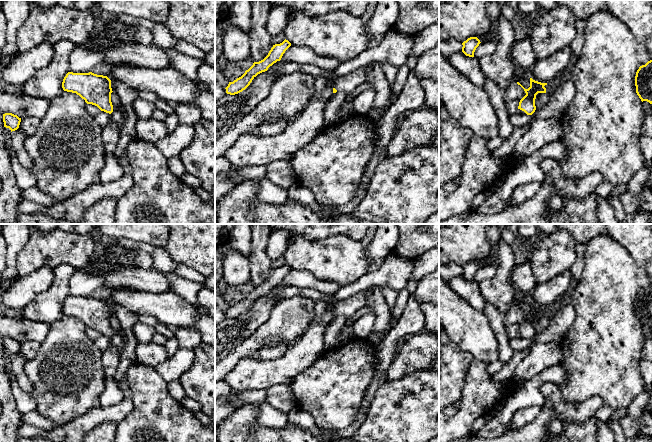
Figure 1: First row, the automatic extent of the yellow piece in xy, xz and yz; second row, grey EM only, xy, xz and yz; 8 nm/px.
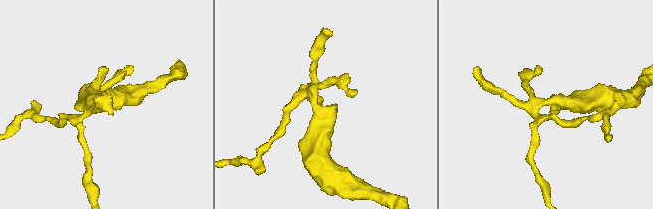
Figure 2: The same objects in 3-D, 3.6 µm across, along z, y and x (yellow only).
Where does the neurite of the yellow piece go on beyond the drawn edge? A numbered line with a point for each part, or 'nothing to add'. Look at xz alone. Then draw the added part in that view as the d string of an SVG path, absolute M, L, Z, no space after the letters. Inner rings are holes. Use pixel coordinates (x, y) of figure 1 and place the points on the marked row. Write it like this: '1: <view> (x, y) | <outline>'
1: xz (348, 83) | M365 65L364 67L361 67L350 74L336 78L333 82L333 88L335 88L337 91L345 92L346 94L351 93L358 86L366 83L367 66L368 65Z

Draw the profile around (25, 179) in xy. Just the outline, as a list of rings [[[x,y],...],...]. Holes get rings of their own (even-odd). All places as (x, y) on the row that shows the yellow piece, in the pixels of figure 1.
[[[7,146],[7,150],[11,159],[12,168],[14,175],[16,177],[17,185],[22,189],[29,189],[32,187],[37,187],[37,179],[32,171],[22,167],[13,152],[13,150]]]

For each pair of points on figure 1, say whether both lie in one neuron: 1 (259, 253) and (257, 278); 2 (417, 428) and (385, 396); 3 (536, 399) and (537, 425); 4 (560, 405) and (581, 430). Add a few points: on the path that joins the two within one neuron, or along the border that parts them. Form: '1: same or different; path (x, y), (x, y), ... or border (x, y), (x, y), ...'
1: same; path (259, 259), (259, 272)
2: same; path (409, 420), (392, 404)
3: different; border (542, 384), (541, 407)
4: different; border (594, 416), (583, 422), (563, 423)

